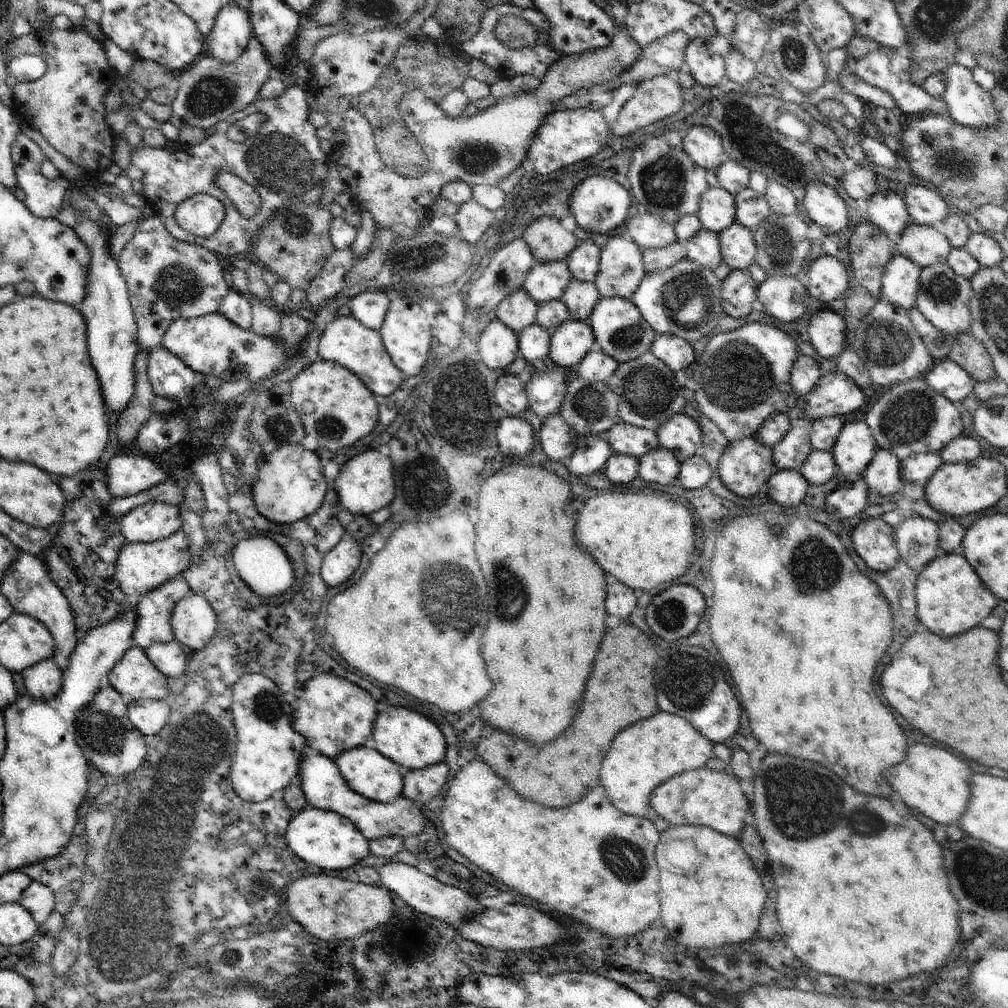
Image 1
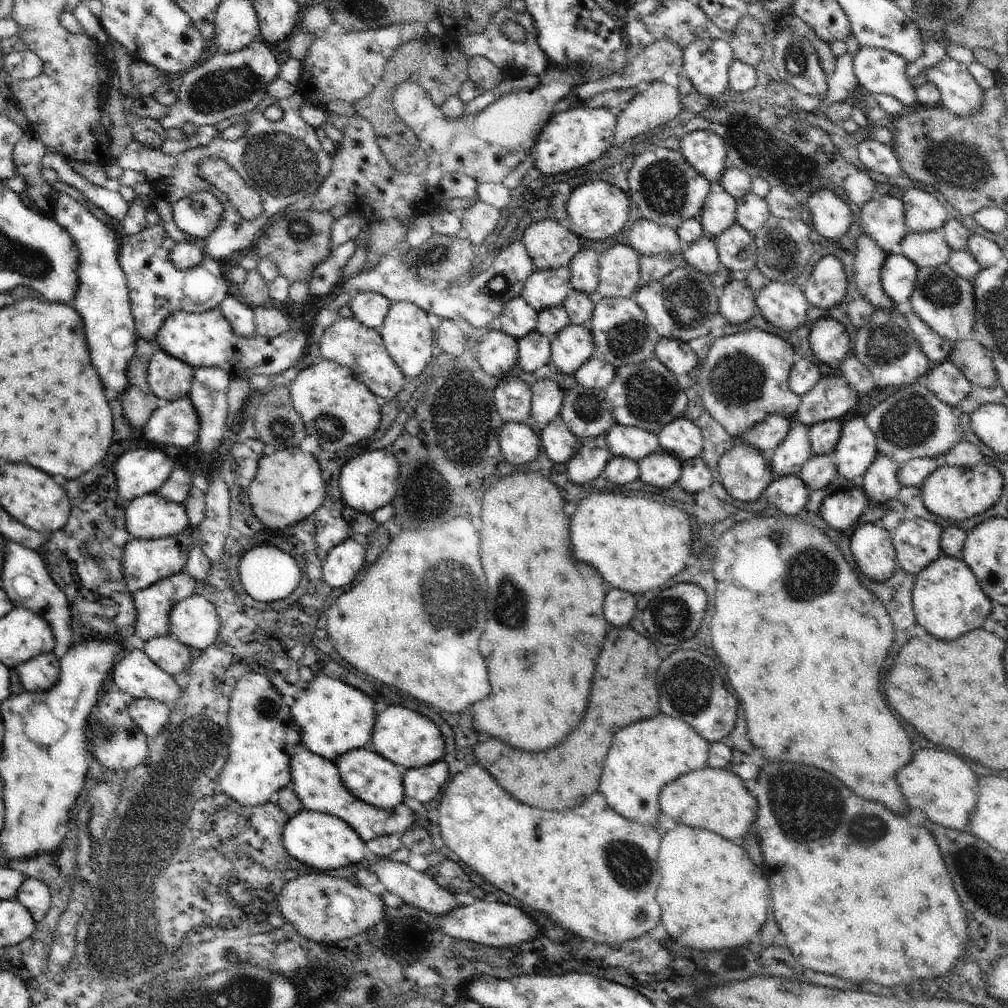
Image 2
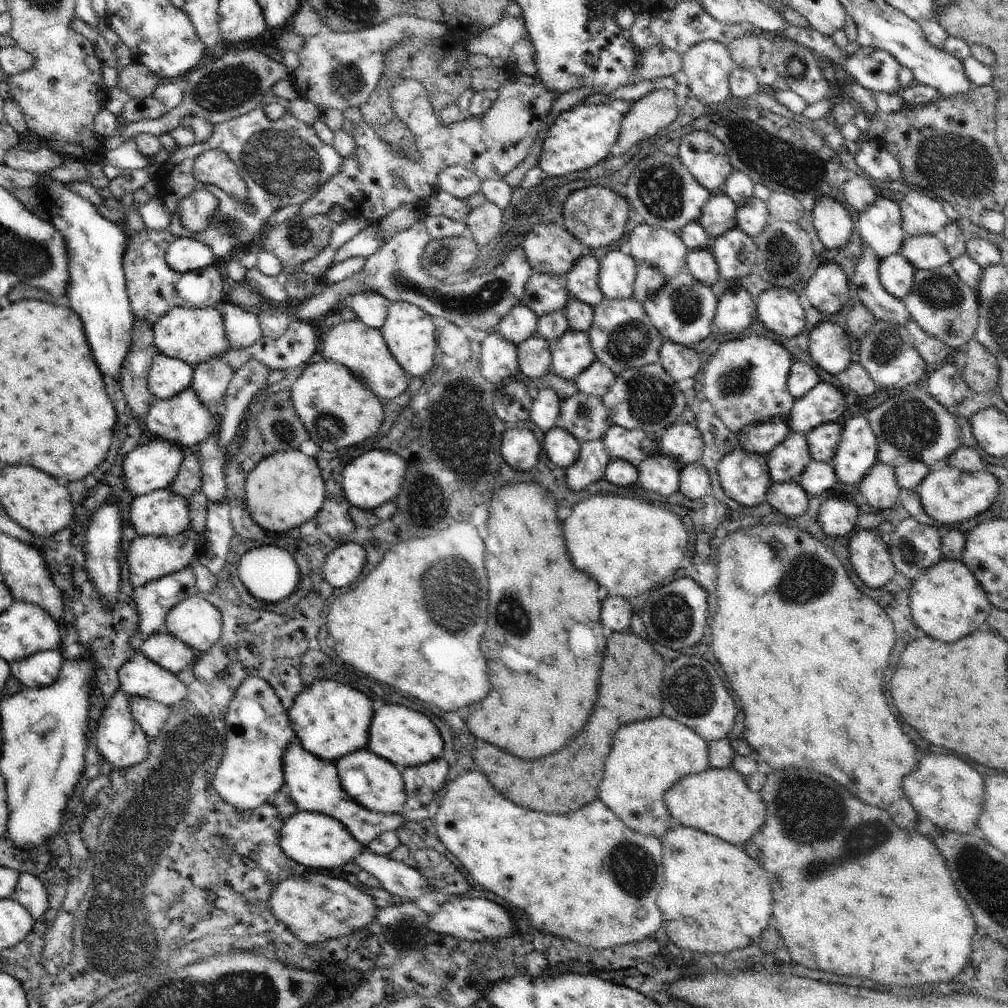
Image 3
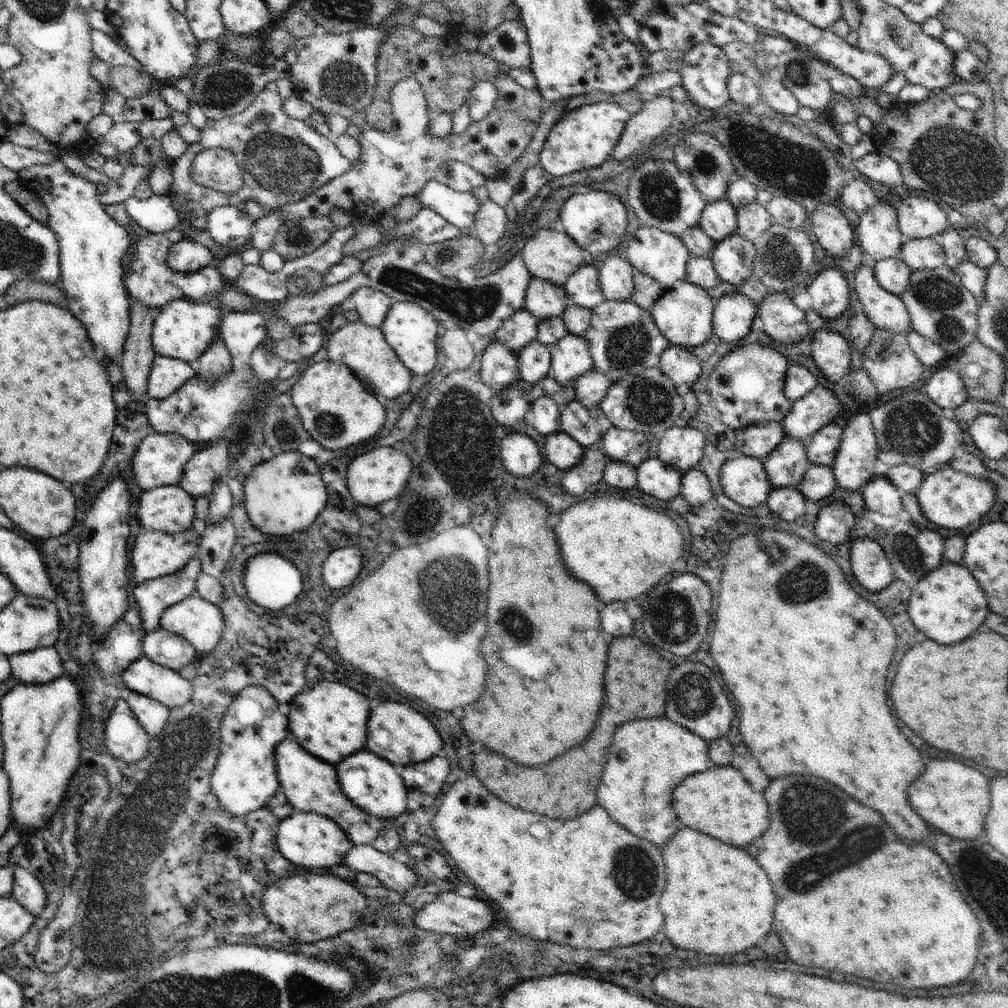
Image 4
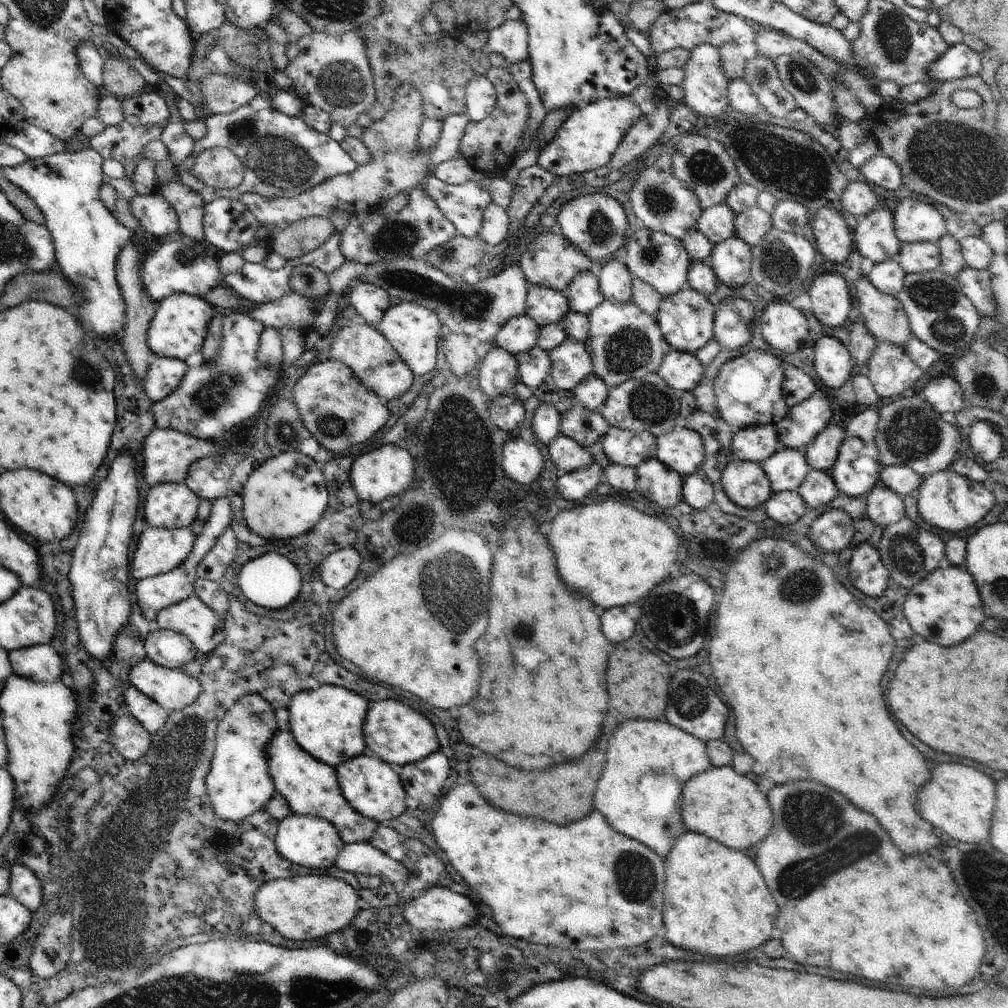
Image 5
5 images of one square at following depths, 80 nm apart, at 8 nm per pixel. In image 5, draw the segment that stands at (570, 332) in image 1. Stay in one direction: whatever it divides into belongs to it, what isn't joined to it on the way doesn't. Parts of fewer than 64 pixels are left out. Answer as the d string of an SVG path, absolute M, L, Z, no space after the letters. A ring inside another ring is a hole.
M566 340L549 352L551 358L550 380L563 391L573 391L576 385L588 375L592 375L592 355L586 342Z

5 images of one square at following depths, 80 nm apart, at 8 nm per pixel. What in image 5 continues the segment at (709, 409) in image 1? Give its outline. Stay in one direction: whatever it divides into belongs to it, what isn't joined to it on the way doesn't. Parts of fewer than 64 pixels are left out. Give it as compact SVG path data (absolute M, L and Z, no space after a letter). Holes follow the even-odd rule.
M762 349L727 360L714 379L718 415L737 429L778 424L790 408L783 397L785 370L786 364L778 356Z

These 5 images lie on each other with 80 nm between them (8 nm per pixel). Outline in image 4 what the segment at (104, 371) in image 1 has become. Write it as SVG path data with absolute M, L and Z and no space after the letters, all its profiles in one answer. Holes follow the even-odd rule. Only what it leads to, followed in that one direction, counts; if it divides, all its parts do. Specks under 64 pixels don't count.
M60 158L51 165L34 165L19 172L19 178L26 187L32 189L49 210L47 222L56 233L60 245L61 282L60 287L65 292L68 310L80 320L86 328L88 338L94 347L104 348L105 365L112 364L113 358L124 352L126 339L131 327L131 300L124 284L123 258L135 239L128 227L123 227L104 211L105 206L97 199L96 183L72 175Z

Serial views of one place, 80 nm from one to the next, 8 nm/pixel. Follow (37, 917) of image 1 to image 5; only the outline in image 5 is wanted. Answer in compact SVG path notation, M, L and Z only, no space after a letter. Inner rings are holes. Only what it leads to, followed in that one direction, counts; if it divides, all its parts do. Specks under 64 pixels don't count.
M12 865L10 870L8 895L14 900L20 901L20 904L34 914L43 901L41 880L27 865Z

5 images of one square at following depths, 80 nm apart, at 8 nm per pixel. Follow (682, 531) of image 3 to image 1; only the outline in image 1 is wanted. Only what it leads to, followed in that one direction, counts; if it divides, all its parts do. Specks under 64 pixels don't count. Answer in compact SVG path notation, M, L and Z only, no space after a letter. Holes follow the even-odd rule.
M614 492L594 496L586 502L584 510L578 514L578 542L596 558L604 572L612 574L616 580L622 580L630 588L648 591L663 582L671 583L686 574L690 562L688 558L694 552L694 522L690 510L680 500L671 500L668 496L654 494L630 494Z

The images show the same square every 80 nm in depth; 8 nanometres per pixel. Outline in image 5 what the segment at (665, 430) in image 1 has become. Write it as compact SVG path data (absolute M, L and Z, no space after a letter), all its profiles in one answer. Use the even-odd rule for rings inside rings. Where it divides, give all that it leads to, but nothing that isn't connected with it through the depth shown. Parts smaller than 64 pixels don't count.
M688 427L674 428L657 438L655 458L683 478L700 470L704 453L703 438Z

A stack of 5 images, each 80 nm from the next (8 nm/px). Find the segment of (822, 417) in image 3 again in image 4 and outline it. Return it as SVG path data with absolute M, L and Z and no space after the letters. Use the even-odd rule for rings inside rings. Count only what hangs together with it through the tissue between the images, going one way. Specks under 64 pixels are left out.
M822 384L816 385L806 396L793 403L790 412L781 422L785 428L786 439L793 438L802 442L807 442L816 431L819 431L825 424L837 421L836 417L842 412L842 404L839 396L831 389Z

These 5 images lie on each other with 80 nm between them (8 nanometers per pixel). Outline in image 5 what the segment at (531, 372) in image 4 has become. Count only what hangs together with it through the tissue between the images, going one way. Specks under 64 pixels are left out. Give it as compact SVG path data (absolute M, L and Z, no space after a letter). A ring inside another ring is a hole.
M536 343L524 352L515 354L519 364L519 380L533 391L546 380L551 373L551 358L548 351Z

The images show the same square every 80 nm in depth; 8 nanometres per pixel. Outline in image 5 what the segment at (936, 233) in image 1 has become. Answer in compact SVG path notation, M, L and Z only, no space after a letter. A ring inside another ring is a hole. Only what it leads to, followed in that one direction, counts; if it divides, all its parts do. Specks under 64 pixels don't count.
M934 241L902 243L900 250L893 256L908 273L919 273L937 270L941 263L941 248Z

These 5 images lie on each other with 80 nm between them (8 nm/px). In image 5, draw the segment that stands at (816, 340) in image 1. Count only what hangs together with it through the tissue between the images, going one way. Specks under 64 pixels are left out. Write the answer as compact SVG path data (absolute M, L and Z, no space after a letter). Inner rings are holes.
M821 336L814 344L816 374L822 382L837 390L851 380L855 363L851 352L834 336Z

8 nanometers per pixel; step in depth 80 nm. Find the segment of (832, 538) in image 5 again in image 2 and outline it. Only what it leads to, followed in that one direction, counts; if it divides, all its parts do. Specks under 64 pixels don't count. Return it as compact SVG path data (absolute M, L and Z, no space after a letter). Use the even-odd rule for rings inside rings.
M859 484L857 488L852 488L852 490L843 488L825 496L821 504L821 515L830 527L844 532L851 524L854 524L859 519L859 516L868 508L867 506L868 498L865 492L862 489L860 490Z

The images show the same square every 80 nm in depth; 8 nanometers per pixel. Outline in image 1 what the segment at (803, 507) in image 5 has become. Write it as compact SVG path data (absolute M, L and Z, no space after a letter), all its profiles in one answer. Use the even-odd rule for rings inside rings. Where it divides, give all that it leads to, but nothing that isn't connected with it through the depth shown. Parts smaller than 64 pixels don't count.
M798 469L777 470L764 484L771 500L782 506L795 507L805 499L809 482Z

